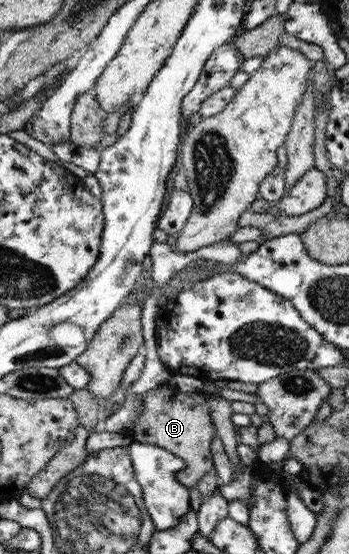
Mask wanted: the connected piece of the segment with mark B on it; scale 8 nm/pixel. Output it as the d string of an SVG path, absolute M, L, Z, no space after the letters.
M164 385L160 389L144 393L144 411L133 429L124 432L132 442L155 445L176 455L185 464L180 470L180 481L184 489L196 487L200 479L213 470L212 439L216 427L210 416L206 394L183 394L175 387Z

